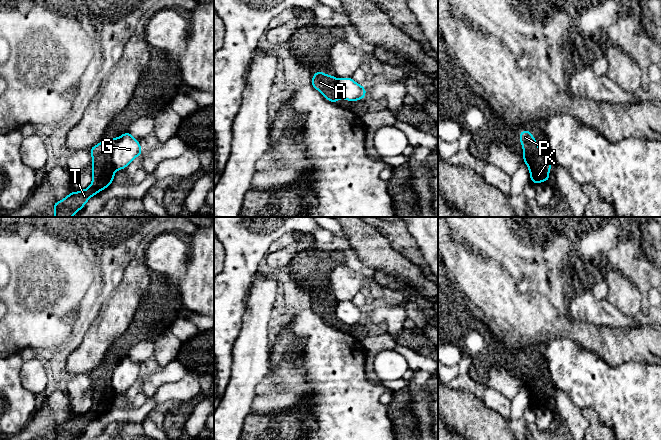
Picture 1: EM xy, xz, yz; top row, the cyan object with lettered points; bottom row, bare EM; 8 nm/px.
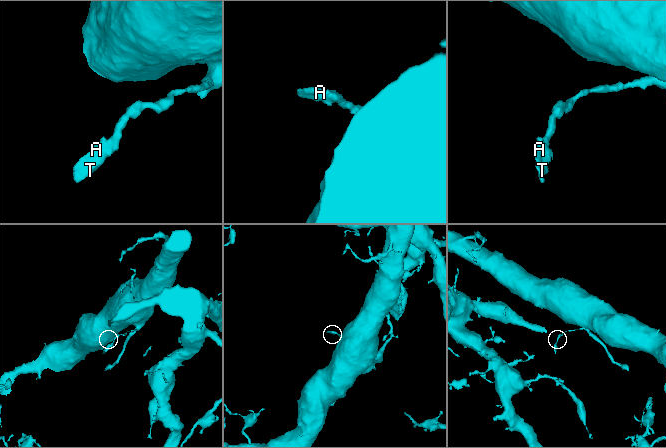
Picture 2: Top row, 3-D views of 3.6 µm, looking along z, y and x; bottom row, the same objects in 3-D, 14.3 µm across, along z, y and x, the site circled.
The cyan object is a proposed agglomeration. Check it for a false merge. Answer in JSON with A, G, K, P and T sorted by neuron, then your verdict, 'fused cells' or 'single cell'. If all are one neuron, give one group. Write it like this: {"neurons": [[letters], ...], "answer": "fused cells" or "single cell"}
{"neurons": [["A", "K", "P", "T"], ["G"]], "answer": "fused cells"}

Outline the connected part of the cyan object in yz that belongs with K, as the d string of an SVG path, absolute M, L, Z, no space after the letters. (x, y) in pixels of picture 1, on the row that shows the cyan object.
M529 130L519 134L523 149L523 162L526 163L531 183L541 183L550 180L549 170L552 167L552 158L544 153Z

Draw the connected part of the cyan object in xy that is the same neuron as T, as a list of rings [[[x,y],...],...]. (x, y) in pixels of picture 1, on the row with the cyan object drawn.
[[[108,137],[89,149],[92,155],[92,183],[78,192],[70,192],[59,202],[54,202],[55,217],[72,217],[80,211],[87,201],[106,189],[114,180],[116,168],[112,162],[112,147],[116,139]]]

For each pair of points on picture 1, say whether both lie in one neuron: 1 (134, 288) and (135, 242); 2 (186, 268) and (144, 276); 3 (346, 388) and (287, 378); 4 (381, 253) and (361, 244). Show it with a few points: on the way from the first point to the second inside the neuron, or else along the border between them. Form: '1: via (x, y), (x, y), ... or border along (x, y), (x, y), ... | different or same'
1: border along (139, 256), (129, 262) | different
2: border along (140, 255), (144, 264), (153, 273) | different
3: via (331, 382), (327, 378), (302, 378) | same
4: via (376, 252), (366, 244) | same

